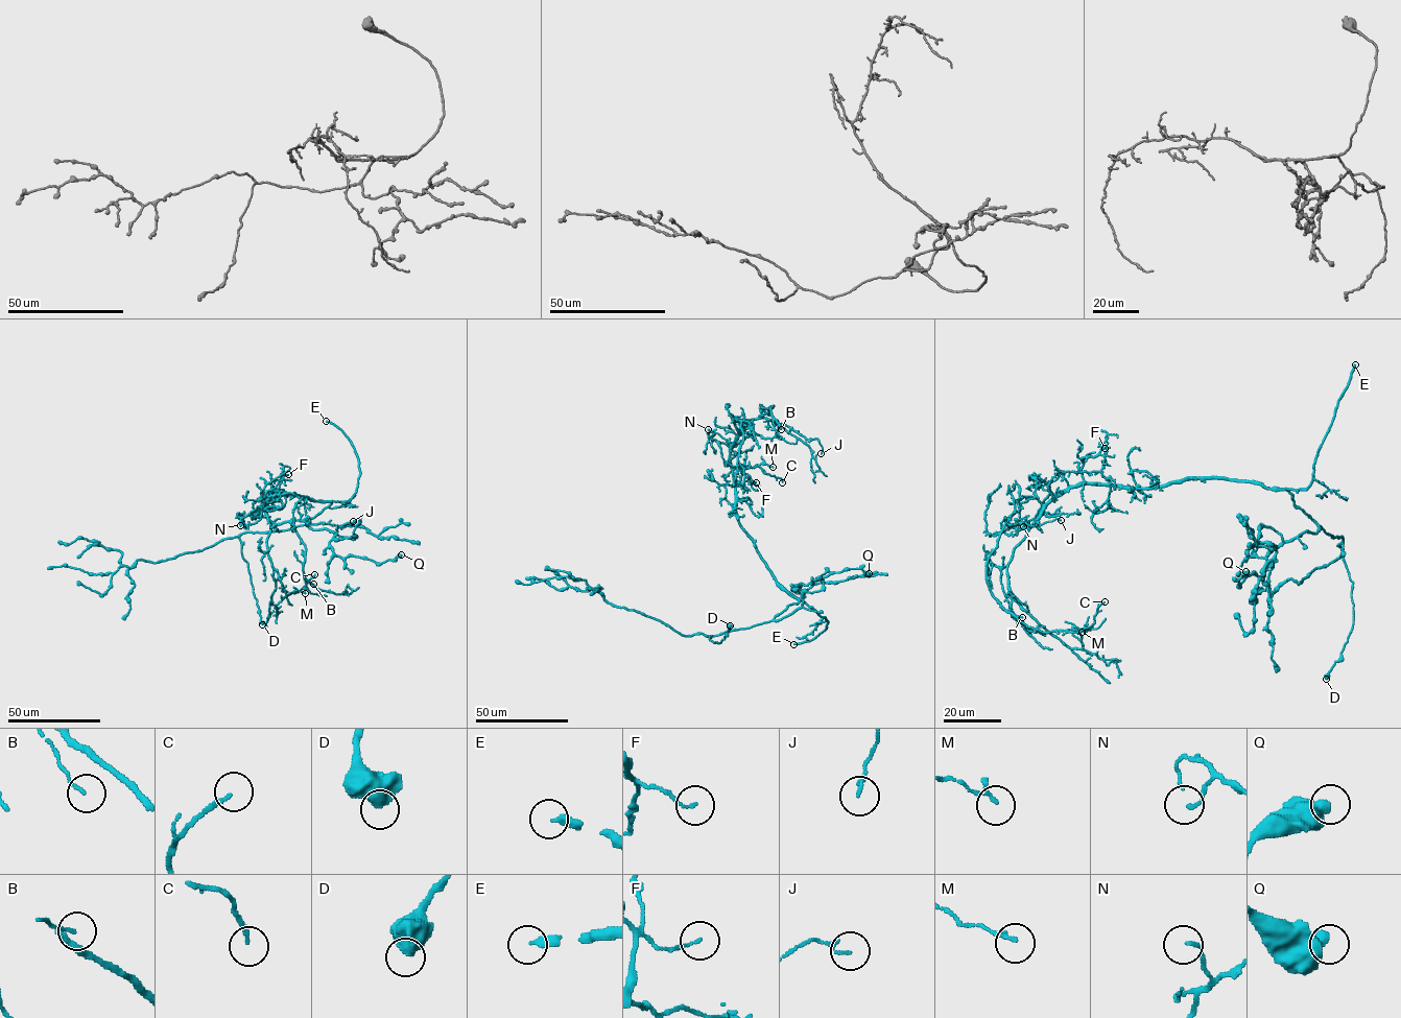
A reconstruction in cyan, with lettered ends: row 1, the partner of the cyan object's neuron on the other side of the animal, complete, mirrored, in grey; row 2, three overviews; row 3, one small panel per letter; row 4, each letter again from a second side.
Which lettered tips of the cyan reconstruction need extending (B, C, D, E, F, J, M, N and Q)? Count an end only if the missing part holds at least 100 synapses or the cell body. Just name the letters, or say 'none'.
E

